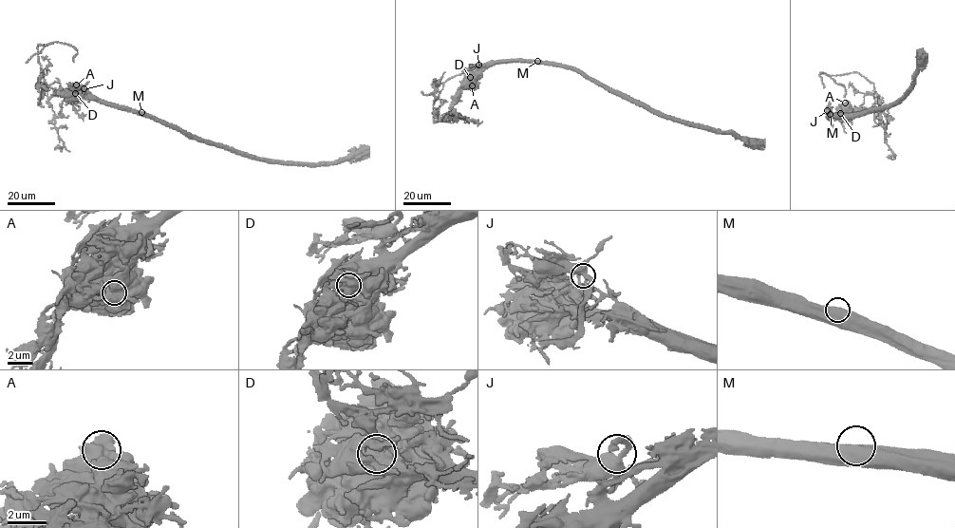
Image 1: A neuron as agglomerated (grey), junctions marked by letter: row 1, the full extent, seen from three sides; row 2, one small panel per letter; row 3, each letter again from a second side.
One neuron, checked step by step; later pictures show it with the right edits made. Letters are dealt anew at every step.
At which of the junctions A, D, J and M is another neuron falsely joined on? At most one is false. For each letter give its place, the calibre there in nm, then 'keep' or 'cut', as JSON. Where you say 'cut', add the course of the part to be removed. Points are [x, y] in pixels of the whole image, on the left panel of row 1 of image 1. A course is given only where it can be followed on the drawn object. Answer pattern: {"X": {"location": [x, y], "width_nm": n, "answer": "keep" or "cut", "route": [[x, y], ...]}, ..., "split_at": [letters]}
{"A": {"location": [76, 84], "width_nm": 1000, "answer": "keep"}, "D": {"location": [75, 93], "width_nm": 1100, "answer": "cut", "route": [[75, 93], [58, 92], [47, 97], [37, 44], [70, 45], [77, 51], [74, 62]]}, "J": {"location": [84, 88], "width_nm": 480, "answer": "keep"}, "M": {"location": [141, 112], "width_nm": 800, "answer": "keep"}, "split_at": ["D"]}

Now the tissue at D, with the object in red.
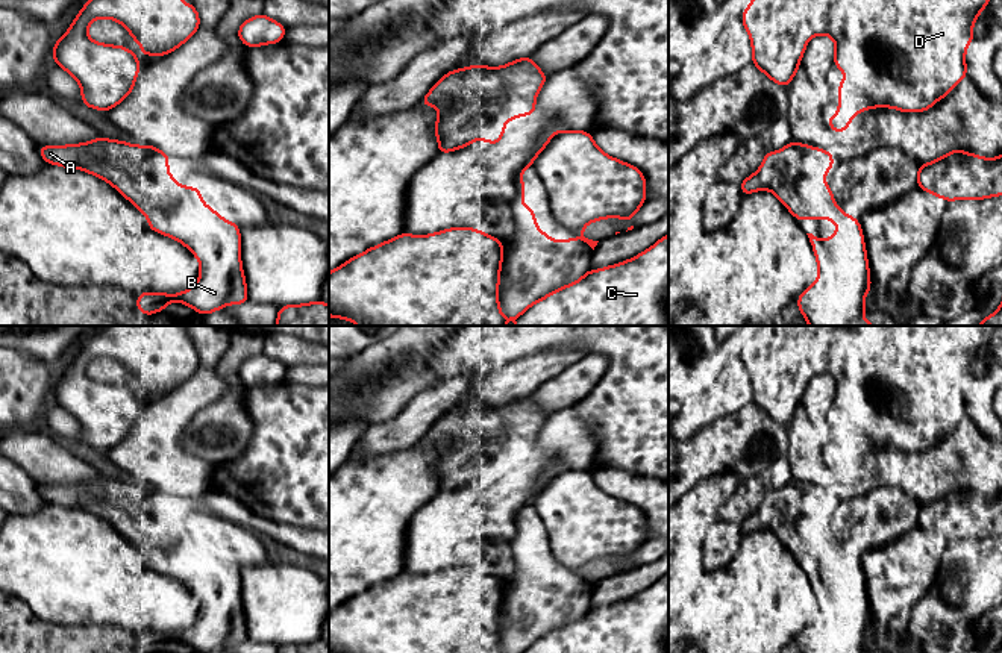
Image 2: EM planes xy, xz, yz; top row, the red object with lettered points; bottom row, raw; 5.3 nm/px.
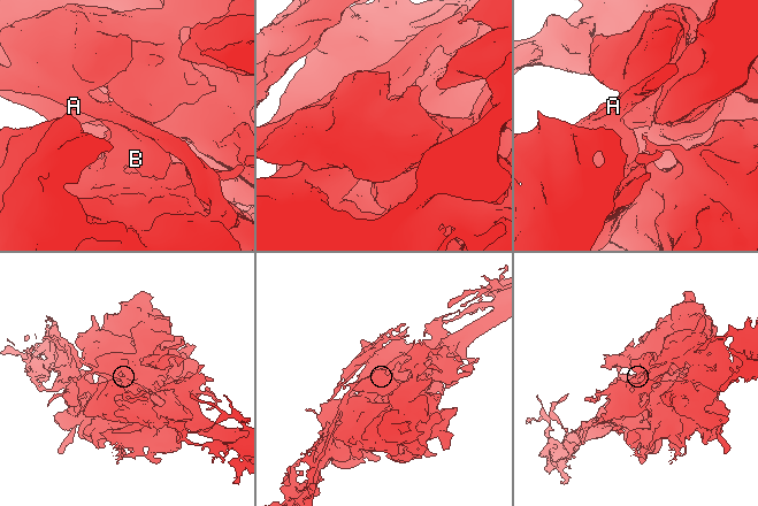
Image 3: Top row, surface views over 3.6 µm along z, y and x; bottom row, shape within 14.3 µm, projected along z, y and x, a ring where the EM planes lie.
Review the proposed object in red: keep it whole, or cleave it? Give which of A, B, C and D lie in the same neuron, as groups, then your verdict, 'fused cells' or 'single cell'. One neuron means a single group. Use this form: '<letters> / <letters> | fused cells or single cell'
A B / C D | fused cells

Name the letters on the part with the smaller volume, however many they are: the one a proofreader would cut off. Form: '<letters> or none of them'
A, B

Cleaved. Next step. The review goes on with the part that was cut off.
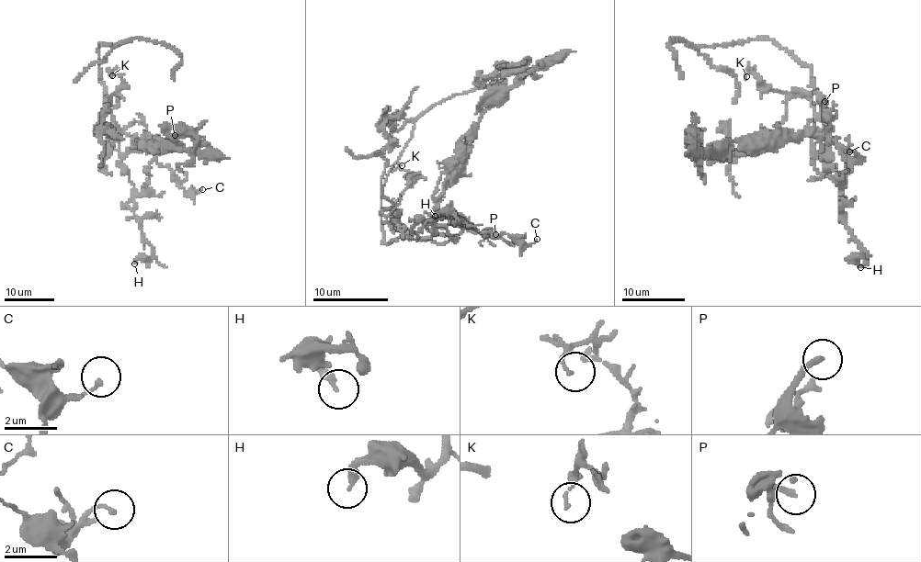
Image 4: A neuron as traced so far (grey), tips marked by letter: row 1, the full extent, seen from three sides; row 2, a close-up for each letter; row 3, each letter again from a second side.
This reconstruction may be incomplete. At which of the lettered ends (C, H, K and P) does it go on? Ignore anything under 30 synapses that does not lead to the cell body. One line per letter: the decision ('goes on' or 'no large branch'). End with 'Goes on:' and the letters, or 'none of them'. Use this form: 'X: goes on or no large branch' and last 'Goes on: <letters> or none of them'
C: no large branch
H: no large branch
K: no large branch
P: no large branch
Goes on: none of them

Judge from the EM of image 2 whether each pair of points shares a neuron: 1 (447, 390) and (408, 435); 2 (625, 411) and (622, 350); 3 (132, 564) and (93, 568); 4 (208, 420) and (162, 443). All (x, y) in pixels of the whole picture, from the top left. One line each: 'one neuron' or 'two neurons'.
1: one neuron
2: one neuron
3: two neurons
4: two neurons

